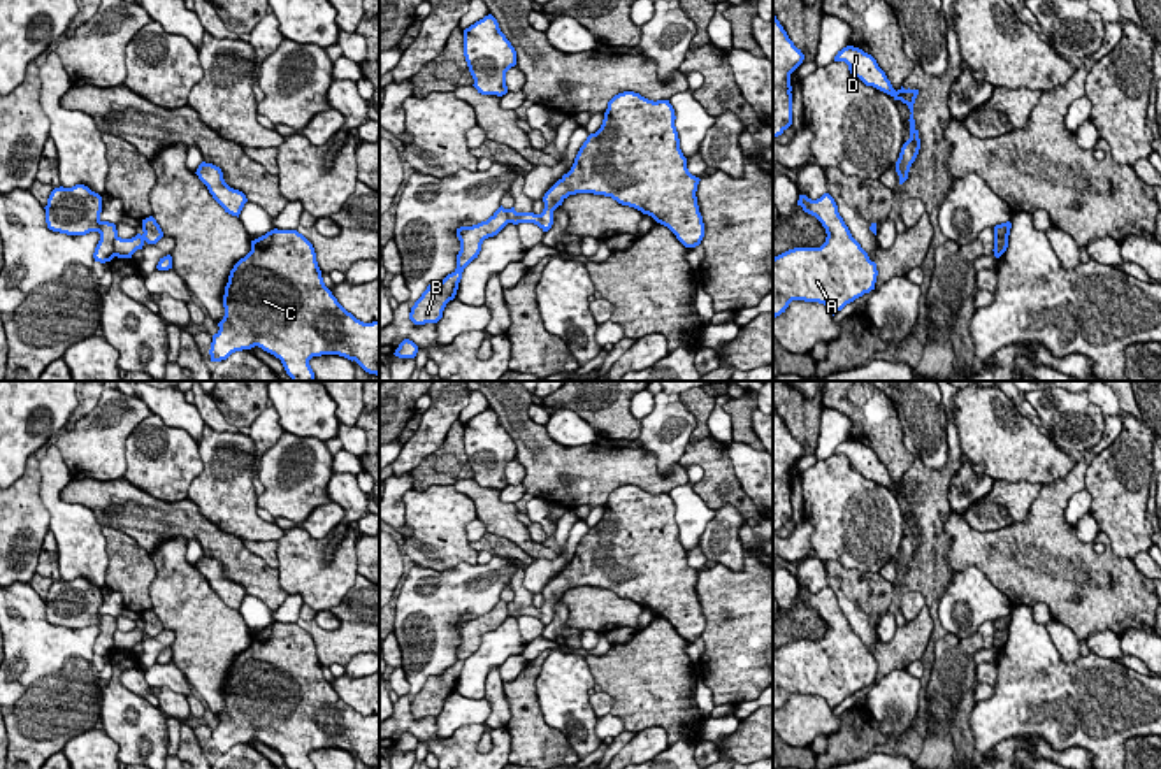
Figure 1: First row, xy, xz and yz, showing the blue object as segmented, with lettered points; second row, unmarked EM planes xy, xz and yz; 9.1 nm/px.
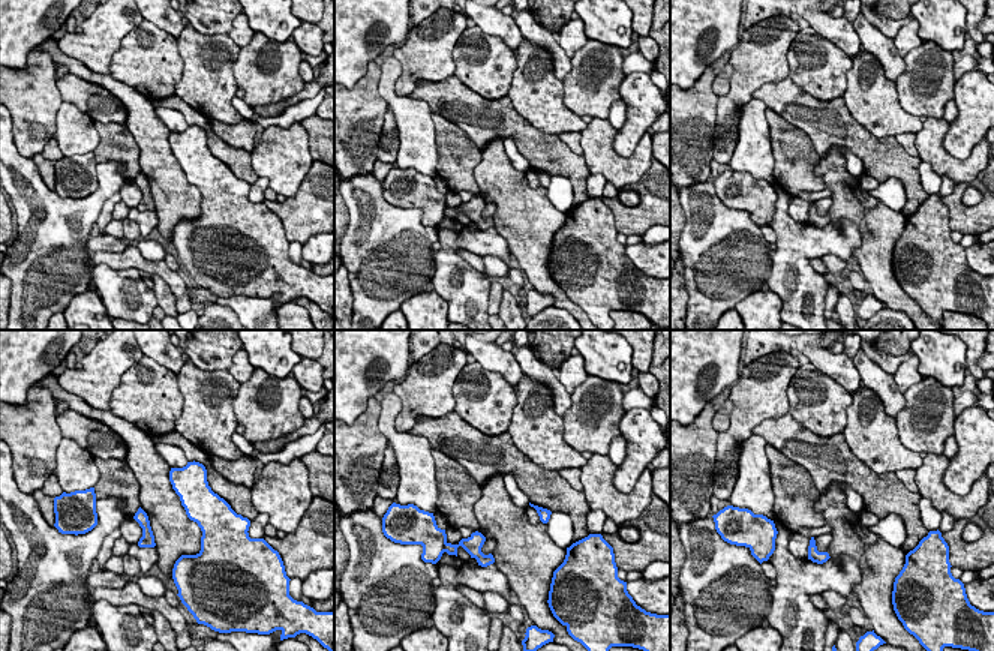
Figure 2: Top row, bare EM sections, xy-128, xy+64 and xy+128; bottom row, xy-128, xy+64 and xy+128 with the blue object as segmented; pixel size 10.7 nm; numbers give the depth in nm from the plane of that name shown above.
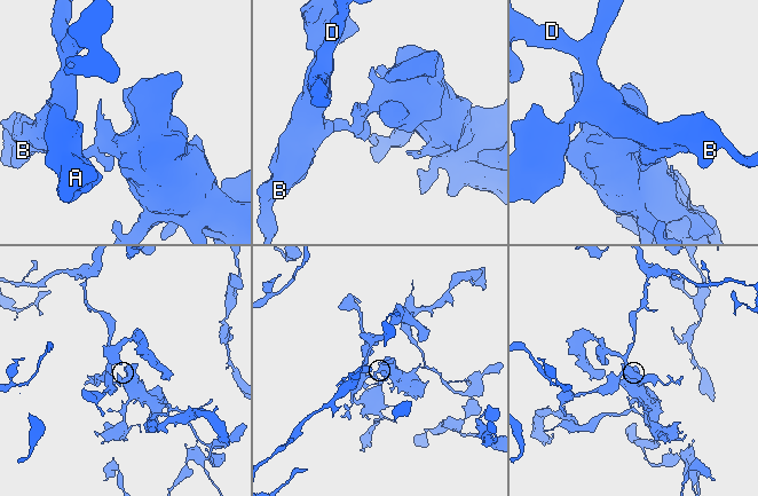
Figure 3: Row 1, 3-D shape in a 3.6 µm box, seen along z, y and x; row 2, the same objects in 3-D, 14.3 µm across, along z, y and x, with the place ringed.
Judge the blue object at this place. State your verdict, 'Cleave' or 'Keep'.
Keep

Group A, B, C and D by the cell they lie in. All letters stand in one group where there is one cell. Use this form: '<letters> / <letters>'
A B C D

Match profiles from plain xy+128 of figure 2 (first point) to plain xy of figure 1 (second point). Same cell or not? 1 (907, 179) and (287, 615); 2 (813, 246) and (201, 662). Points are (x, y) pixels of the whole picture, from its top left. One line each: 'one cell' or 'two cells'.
1: two cells
2: two cells

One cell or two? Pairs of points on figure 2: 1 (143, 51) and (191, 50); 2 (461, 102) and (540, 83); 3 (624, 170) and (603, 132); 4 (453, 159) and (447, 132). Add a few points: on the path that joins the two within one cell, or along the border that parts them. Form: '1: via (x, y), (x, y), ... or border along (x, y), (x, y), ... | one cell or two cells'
1: border along (176, 39), (183, 62), (183, 74), (174, 84) | two cells
2: border along (507, 95), (511, 107), (528, 123) | two cells
3: via (615, 161), (603, 149), (603, 141) | one cell
4: via (453, 153), (450, 138) | one cell

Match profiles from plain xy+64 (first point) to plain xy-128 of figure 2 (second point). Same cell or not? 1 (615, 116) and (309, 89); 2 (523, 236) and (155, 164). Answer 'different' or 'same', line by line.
1: different
2: same

